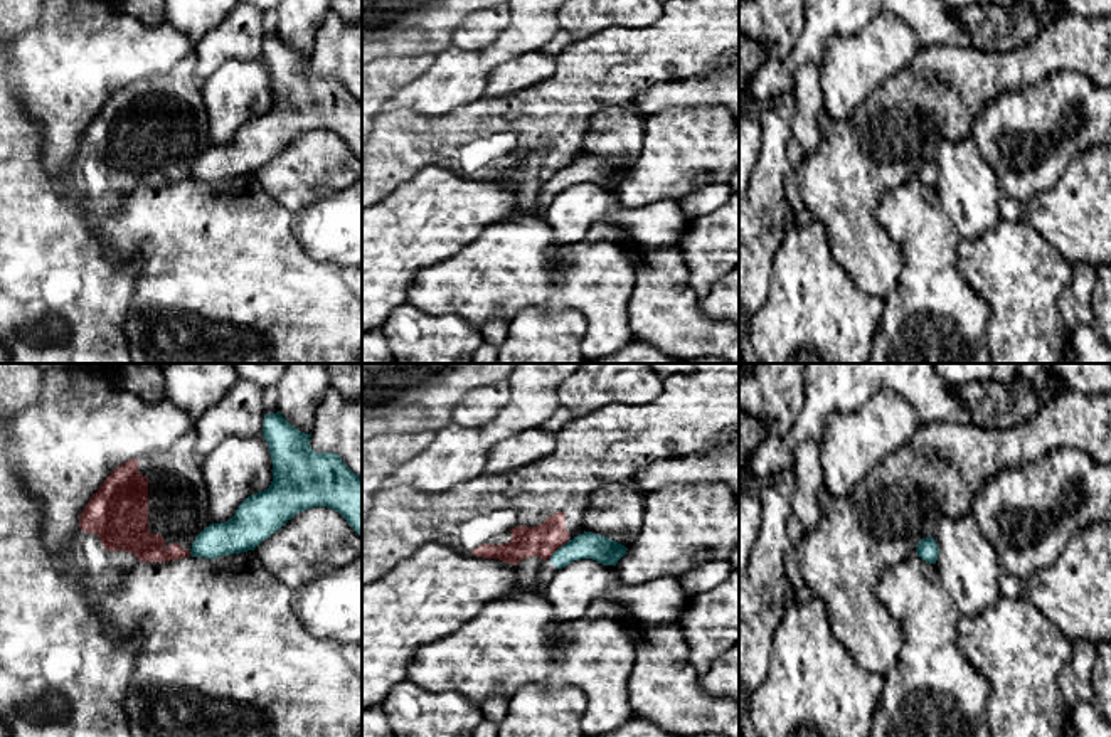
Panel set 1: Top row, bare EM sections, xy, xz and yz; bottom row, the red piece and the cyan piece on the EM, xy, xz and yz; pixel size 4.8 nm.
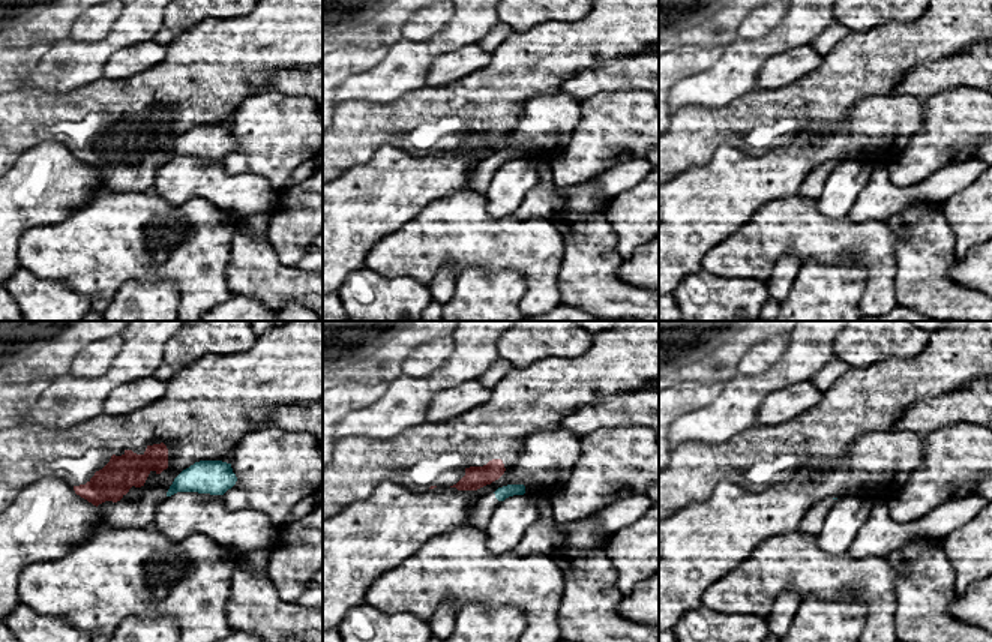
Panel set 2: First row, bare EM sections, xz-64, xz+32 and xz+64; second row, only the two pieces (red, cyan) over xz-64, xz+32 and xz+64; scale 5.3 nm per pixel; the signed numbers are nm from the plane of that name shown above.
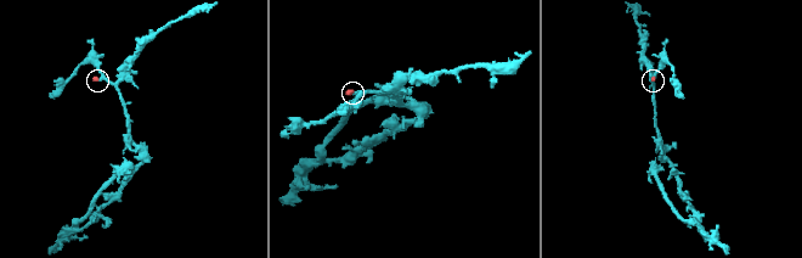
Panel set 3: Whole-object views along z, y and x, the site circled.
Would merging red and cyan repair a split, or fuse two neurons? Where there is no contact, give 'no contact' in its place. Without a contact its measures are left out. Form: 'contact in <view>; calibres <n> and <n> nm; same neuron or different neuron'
contact in xz; calibres 160 and 130 nm; different neuron

